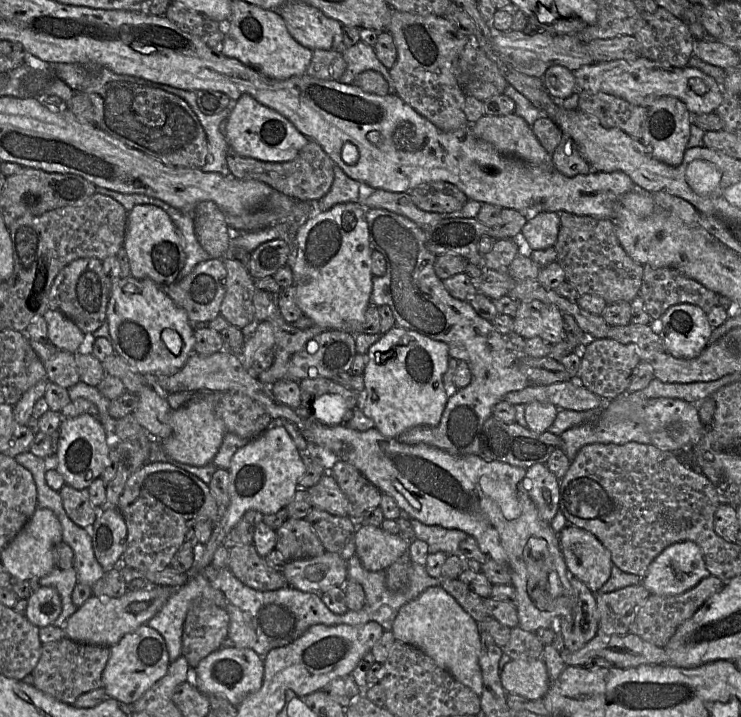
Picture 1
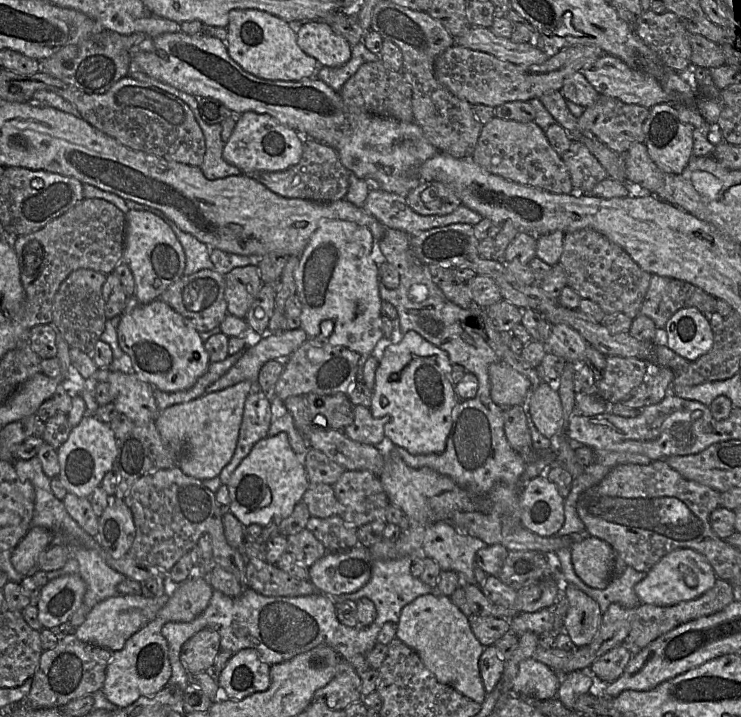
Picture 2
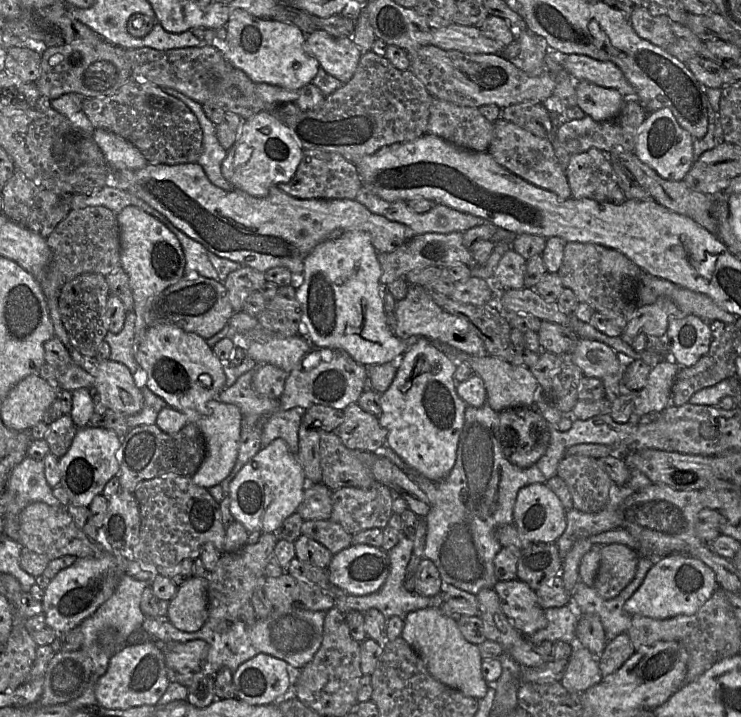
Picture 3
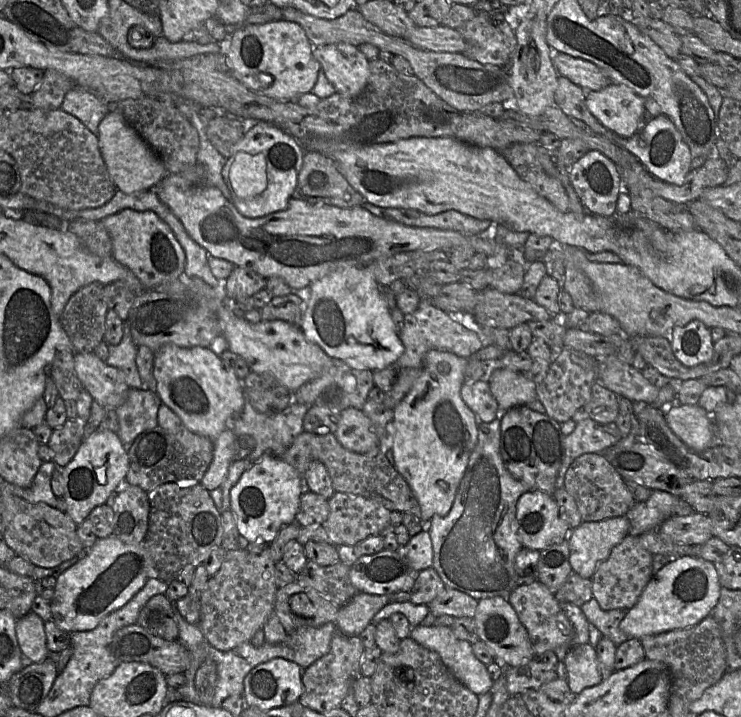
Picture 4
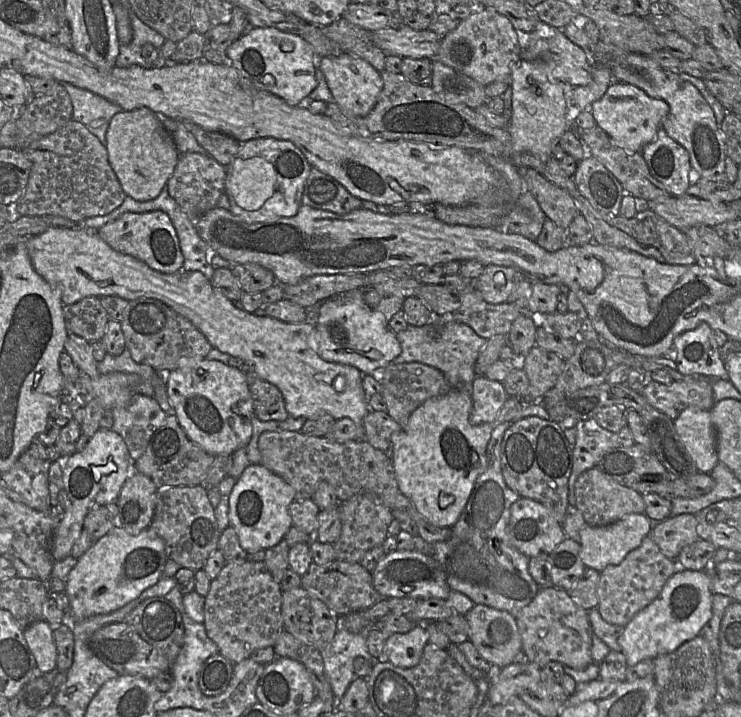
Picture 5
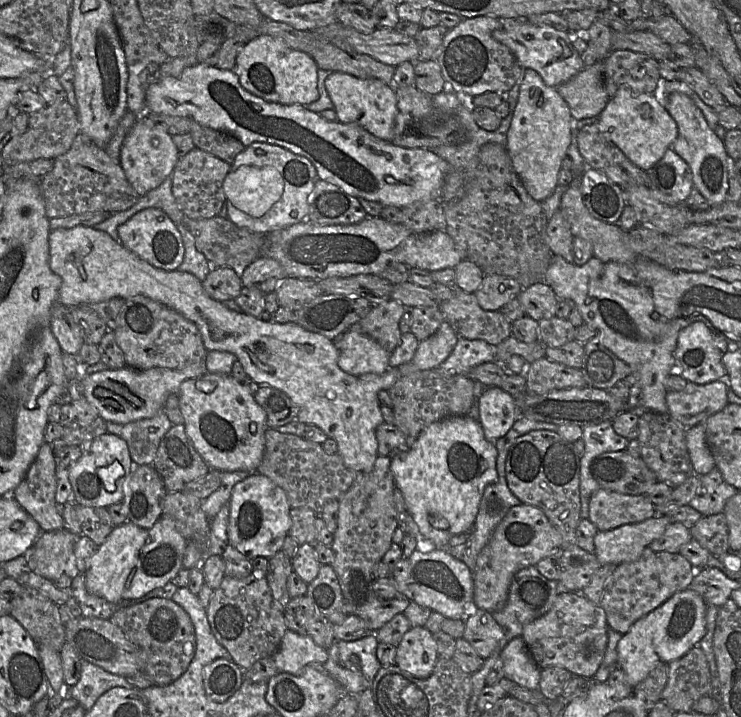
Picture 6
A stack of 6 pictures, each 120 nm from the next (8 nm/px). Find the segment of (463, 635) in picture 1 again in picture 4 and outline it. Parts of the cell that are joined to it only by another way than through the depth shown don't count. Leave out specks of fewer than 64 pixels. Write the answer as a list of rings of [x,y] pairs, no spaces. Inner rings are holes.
[[[417,625],[411,628],[409,636],[438,653],[453,676],[471,692],[477,696],[490,692],[493,681],[487,666],[474,656],[472,644],[458,639],[451,627]]]

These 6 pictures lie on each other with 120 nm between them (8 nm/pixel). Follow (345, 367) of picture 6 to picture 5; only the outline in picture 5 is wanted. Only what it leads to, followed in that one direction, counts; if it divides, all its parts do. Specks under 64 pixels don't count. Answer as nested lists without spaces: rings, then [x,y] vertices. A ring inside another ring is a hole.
[[[359,288],[322,302],[316,309],[314,323],[321,358],[353,366],[363,374],[379,375],[402,351],[384,315],[364,303]]]

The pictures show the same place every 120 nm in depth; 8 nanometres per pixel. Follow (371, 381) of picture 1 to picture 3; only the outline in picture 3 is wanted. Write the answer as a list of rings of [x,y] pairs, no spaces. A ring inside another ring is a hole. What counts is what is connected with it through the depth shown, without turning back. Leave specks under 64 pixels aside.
[[[422,337],[400,359],[397,374],[390,387],[381,394],[382,414],[378,418],[387,431],[390,448],[412,469],[432,480],[444,479],[455,465],[457,448],[465,422],[467,404],[456,391],[454,374],[457,364],[438,350],[429,339]]]

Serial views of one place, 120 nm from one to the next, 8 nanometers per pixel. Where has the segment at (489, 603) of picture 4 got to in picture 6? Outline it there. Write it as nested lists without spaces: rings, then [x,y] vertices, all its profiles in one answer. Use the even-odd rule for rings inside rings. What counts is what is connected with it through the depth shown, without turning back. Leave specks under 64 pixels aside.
[[[478,608],[474,614],[466,616],[464,624],[463,638],[484,660],[490,657],[497,647],[505,647],[503,628],[486,610]]]

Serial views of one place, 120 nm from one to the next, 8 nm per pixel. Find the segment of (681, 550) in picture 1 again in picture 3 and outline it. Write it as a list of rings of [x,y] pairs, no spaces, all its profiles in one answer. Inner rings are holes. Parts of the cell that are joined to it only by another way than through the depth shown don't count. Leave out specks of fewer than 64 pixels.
[[[674,553],[654,561],[643,583],[624,604],[630,616],[642,615],[667,619],[695,614],[719,587],[714,571],[699,559],[686,553]]]

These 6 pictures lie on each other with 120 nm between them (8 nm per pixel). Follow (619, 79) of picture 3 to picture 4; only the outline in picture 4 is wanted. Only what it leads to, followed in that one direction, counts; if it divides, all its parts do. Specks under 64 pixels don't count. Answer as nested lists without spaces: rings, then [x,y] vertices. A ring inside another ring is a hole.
[[[555,51],[552,63],[559,76],[568,78],[581,88],[598,91],[611,84],[598,66],[585,59]]]

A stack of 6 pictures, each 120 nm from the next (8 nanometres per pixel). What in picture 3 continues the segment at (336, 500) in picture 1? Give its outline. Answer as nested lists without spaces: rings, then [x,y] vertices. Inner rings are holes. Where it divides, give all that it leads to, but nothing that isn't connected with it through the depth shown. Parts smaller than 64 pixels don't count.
[[[323,483],[309,484],[297,512],[307,520],[328,520],[332,514],[332,491]]]

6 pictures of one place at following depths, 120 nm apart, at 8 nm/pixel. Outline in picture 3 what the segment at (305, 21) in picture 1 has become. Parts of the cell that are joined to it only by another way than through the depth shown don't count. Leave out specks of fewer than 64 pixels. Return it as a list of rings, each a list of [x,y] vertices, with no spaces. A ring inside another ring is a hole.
[[[314,31],[306,36],[305,44],[325,72],[344,84],[351,80],[362,56],[351,37],[335,37],[326,31]]]

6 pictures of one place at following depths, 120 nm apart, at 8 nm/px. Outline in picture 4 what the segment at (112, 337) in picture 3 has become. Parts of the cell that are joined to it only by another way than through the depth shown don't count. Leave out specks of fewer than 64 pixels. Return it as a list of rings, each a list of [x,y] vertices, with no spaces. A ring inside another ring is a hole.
[[[123,321],[123,337],[120,343],[109,344],[108,349],[109,355],[105,363],[121,370],[129,387],[143,388],[143,381],[136,365],[137,346],[133,342],[128,321]]]

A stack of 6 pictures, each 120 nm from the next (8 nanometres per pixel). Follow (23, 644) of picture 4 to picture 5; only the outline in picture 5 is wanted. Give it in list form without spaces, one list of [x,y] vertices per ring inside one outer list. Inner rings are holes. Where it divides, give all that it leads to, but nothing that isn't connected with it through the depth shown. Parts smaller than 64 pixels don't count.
[[[45,619],[36,621],[23,630],[23,635],[40,671],[48,673],[56,668],[57,649],[50,624]]]

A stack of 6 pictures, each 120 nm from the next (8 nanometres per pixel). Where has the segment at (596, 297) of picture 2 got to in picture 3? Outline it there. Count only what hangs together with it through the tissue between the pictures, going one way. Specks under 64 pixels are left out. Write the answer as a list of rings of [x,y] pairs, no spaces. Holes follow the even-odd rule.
[[[567,242],[559,276],[565,288],[571,289],[580,303],[590,305],[595,312],[622,313],[629,321],[631,312],[637,307],[635,292],[637,279],[643,271],[621,252],[593,243]]]

